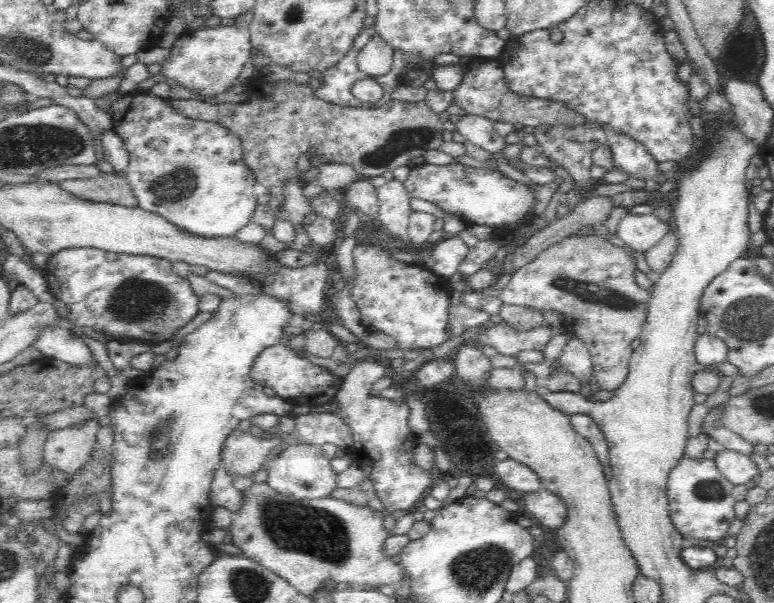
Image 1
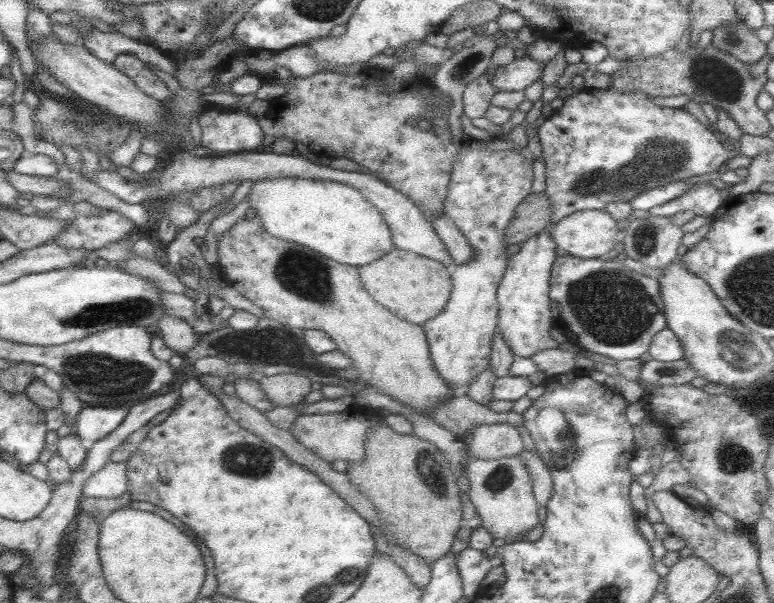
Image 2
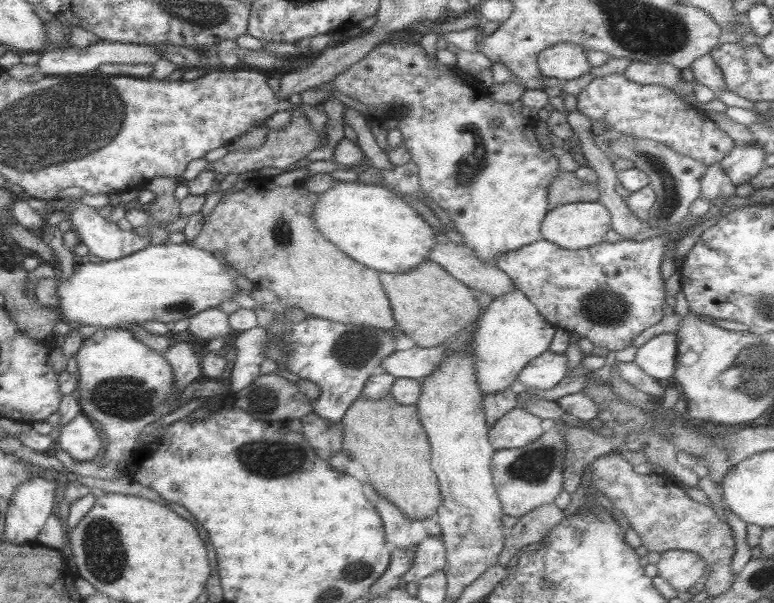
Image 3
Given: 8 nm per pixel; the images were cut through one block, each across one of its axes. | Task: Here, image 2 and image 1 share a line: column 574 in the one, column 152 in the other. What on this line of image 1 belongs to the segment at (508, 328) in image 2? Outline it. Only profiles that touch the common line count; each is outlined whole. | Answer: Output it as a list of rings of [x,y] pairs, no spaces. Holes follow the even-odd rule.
[[[114,93],[114,101],[110,104],[107,113],[112,119],[112,130],[123,140],[124,146],[129,154],[128,166],[120,173],[125,181],[130,185],[132,192],[136,198],[139,209],[144,209],[148,212],[154,212],[160,215],[170,223],[176,225],[176,227],[190,233],[192,235],[200,235],[206,238],[218,238],[218,237],[232,237],[236,232],[240,232],[250,222],[254,214],[254,209],[259,204],[259,197],[254,194],[254,183],[257,182],[254,173],[248,165],[243,161],[243,152],[241,147],[241,140],[238,135],[235,135],[230,129],[224,128],[216,121],[203,121],[191,119],[184,116],[184,113],[180,113],[178,109],[172,108],[169,100],[165,100],[161,97],[148,93]]]

